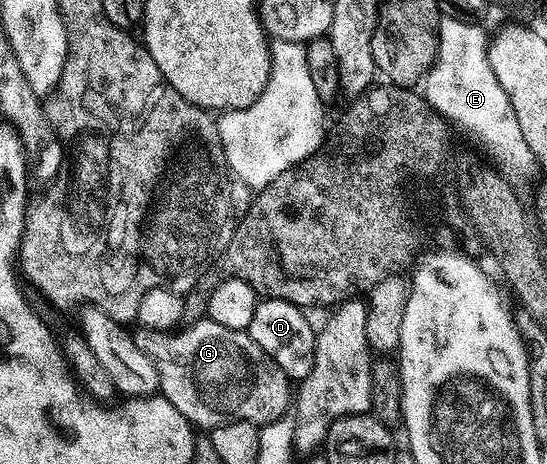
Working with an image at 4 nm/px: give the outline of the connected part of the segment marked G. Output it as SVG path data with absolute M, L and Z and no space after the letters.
M211 319L191 322L184 328L166 333L141 328L135 338L140 350L156 364L162 396L174 403L174 407L178 407L181 415L197 430L211 431L235 421L249 421L263 427L279 420L287 407L289 410L294 395L289 377L284 374L282 367L278 367L278 363L274 363L274 359L266 355L266 351L262 351L262 347L258 347L258 343L254 343L254 339L250 339L247 331L231 329Z

